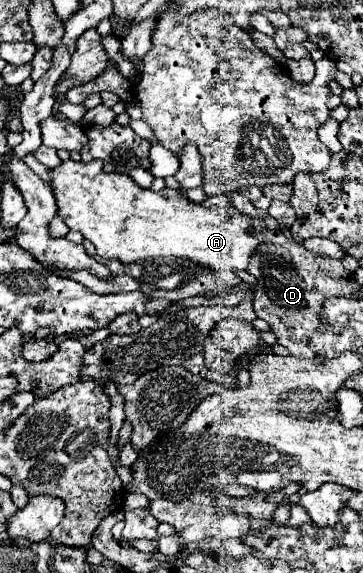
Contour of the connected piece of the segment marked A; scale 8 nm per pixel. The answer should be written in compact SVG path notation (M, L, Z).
M62 161L60 167L50 169L50 187L56 197L58 215L70 227L70 231L80 231L88 241L94 243L98 255L102 259L118 259L122 263L136 263L172 255L172 257L186 257L196 263L204 263L212 271L234 273L236 269L248 269L248 259L252 249L260 245L256 235L246 233L248 229L248 215L242 215L234 207L202 207L186 201L180 191L164 187L162 191L154 193L152 189L138 187L126 173L106 173L100 161Z

